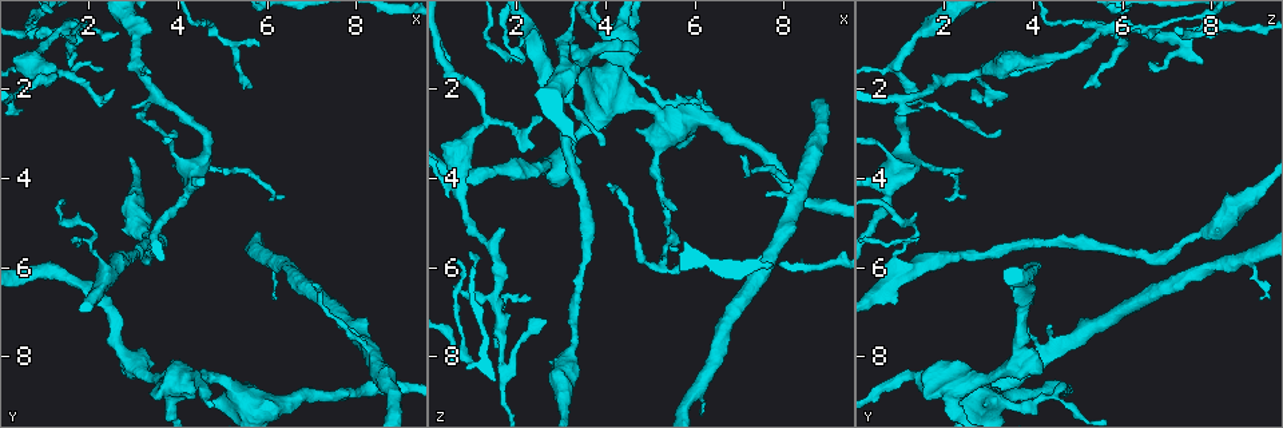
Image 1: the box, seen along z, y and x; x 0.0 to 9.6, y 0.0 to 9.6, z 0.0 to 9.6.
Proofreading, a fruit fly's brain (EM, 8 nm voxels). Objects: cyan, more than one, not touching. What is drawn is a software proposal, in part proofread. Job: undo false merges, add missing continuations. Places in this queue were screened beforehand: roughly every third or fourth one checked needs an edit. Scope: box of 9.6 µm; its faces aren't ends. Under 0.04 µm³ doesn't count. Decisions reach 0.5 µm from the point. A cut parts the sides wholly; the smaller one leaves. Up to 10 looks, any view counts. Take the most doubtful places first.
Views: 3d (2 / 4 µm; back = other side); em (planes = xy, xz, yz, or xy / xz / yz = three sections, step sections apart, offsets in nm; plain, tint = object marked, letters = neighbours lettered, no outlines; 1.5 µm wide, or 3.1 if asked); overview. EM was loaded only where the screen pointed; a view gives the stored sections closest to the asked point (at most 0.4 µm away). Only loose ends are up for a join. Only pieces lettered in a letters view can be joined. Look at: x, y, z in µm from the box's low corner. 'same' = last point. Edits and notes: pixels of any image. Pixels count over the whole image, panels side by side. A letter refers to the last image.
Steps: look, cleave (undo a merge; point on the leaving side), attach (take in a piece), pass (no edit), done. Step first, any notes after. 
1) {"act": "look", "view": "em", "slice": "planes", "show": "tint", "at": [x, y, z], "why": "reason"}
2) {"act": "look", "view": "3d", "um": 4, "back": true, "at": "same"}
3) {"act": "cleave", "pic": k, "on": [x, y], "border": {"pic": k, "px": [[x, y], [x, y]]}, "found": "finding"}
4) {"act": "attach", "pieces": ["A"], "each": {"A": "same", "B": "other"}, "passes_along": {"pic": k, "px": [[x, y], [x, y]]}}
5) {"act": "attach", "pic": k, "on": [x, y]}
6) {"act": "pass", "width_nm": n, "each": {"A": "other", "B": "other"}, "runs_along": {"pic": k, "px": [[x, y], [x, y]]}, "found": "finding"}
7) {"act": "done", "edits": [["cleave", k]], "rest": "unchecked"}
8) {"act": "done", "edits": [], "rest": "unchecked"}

{"act": "look", "view": "em", "slice": "xy", "step": 8, "show": "tint", "at": [6.45, 4.45, 2.50]}

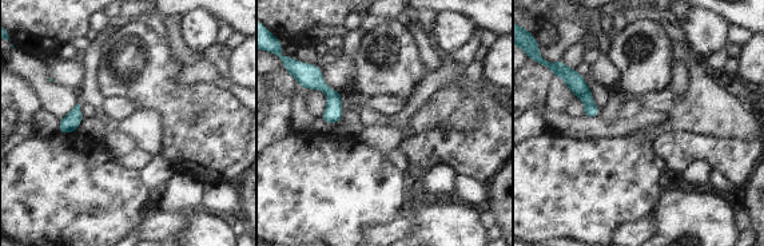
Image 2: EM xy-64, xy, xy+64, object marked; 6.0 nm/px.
{"act": "look", "view": "em", "slice": "planes", "show": "tint", "at": "same", "why": "cut it another way"}

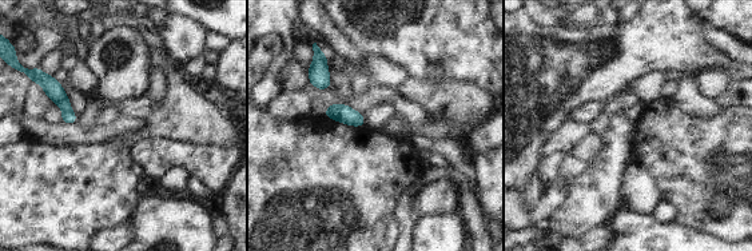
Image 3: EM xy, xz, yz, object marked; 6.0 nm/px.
{"act": "look", "view": "em", "slice": "planes", "show": "letters", "at": "same"}

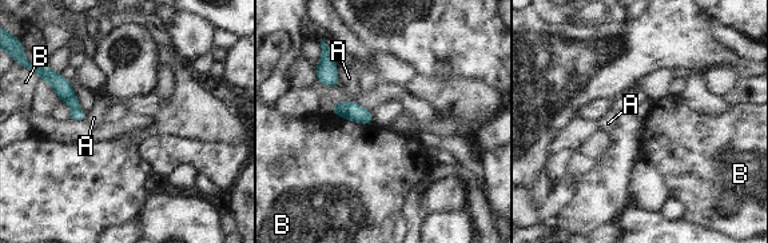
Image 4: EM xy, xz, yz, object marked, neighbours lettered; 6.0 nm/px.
{"act": "pass", "each": {"A": "other", "B": "other"}, "found": "none of them fits"}

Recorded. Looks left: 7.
{"act": "look", "view": "em", "slice": "xy", "step": 4, "show": "tint", "at": [7.00, 6.35, 3.45], "why": "free end"}

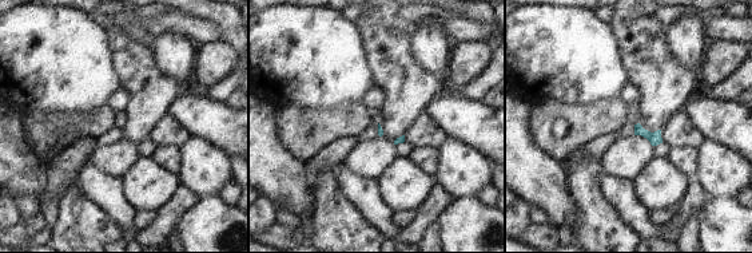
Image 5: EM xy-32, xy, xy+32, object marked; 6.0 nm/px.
{"act": "look", "view": "em", "slice": "xy", "step": 4, "show": "letters", "at": "same", "why": "see the neighbours"}

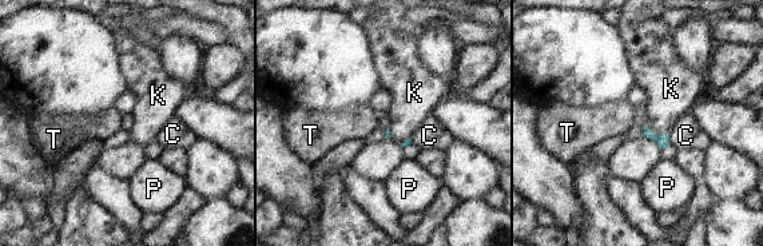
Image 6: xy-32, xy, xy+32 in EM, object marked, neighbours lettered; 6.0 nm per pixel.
{"act": "pass", "each": {"C": "other", "K": "other", "P": "other", "T": "other"}, "border": {"pic": 6, "px": [[646, 126], [658, 135], [667, 133]]}, "found": "no lettered piece goes on from it"}

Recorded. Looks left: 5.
{"act": "look", "view": "em", "slice": "planes", "show": "letters", "at": [2.30, 1.55, 6.75], "why": "an open end"}

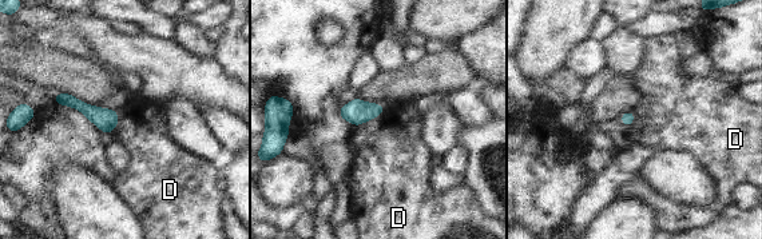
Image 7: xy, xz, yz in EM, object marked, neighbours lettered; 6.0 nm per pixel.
{"act": "pass", "width_nm": 80, "longest_contact_nm": ["D", 200], "each": {"D": "other"}, "found": "no lettered piece goes on from it"}

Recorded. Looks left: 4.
{"act": "look", "view": "em", "slice": "xy", "step": 8, "show": "tint", "at": [0.65, 0.55, 6.60], "why": "sharp bend"}

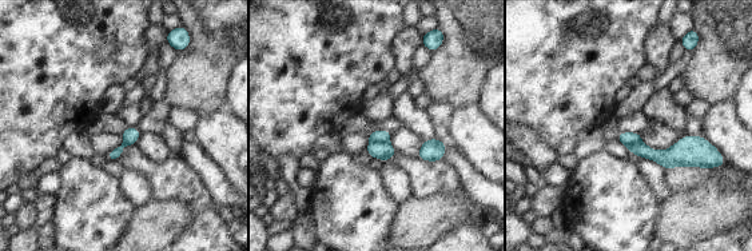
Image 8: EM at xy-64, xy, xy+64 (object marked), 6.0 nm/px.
{"act": "look", "view": "em", "slice": "yz", "step": 4, "show": "letters", "at": "same", "why": "cut it another way"}

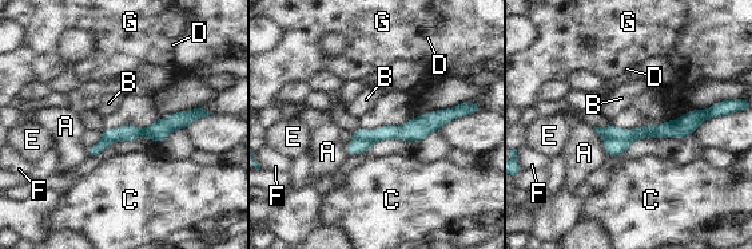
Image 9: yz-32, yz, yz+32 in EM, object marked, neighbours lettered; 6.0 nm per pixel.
{"act": "cleave", "pic": 9, "on": [612, 131], "each": {"A": "other", "B": "other", "C": "other", "D": "other", "E": "other", "F": "other", "G": "other"}, "border": {"pic": 9, "px": [[605, 139], [628, 139], [631, 142]]}, "found": "two neurons meet here"}

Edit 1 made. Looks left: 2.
{"act": "done", "edits": [["cleave", 9]], "rest": "unchecked"}

